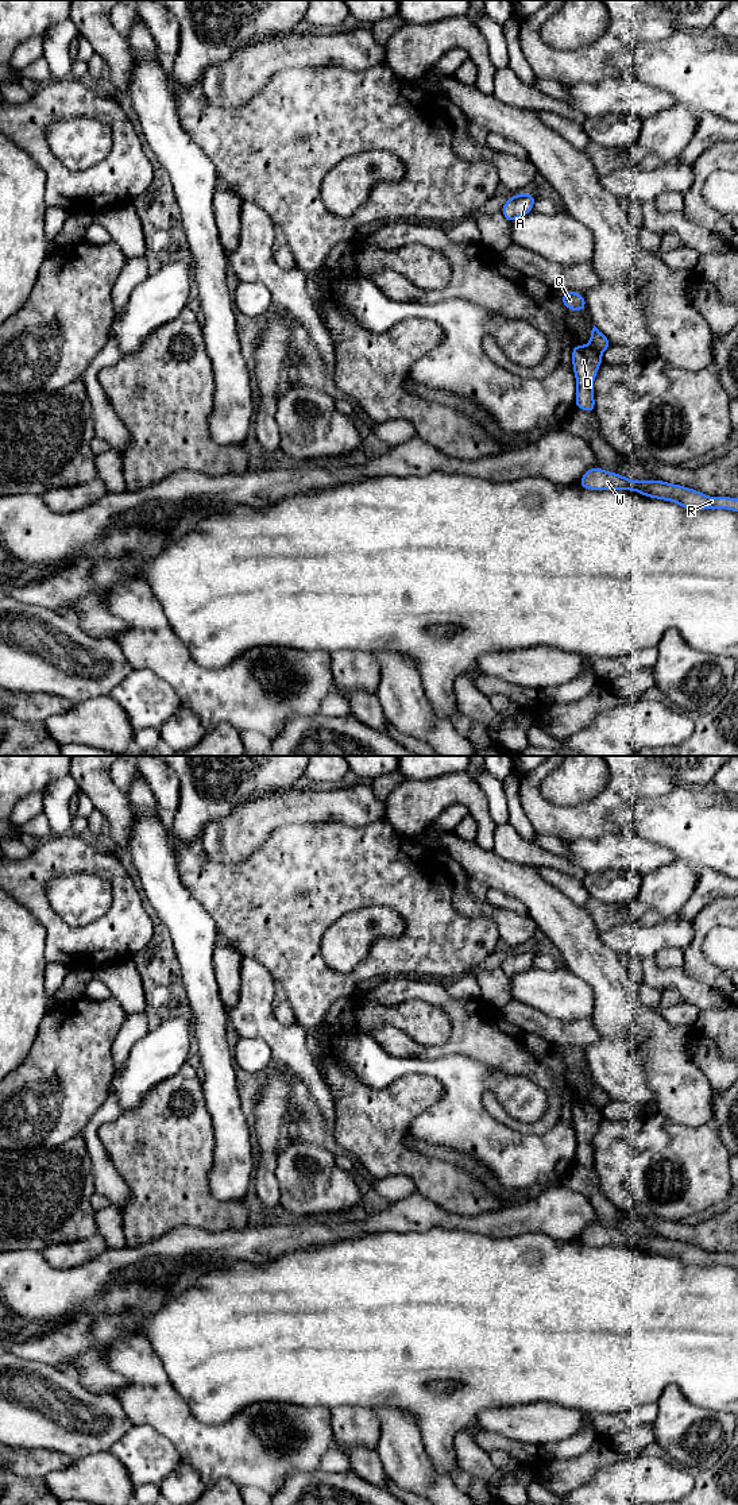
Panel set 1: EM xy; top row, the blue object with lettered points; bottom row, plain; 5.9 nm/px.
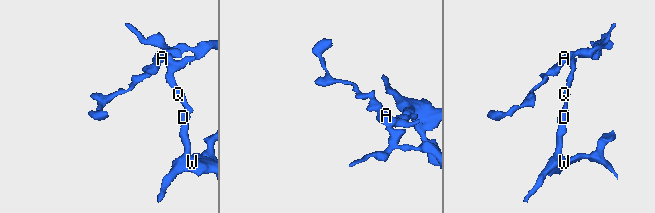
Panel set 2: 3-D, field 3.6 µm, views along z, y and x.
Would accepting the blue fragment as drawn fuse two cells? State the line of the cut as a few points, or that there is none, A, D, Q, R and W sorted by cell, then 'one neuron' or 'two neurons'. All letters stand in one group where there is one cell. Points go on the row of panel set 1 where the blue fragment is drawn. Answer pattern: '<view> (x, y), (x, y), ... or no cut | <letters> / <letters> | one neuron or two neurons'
xy (588, 344), (599, 354) | A Q / D R W | two neurons

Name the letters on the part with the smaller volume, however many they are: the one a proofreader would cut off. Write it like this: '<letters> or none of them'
A, Q

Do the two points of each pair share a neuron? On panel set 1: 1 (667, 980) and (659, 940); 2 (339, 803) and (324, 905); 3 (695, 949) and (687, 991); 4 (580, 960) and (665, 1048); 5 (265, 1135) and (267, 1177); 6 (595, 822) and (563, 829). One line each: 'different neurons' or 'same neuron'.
1: different neurons
2: different neurons
3: different neurons
4: same neuron
5: same neuron
6: same neuron

